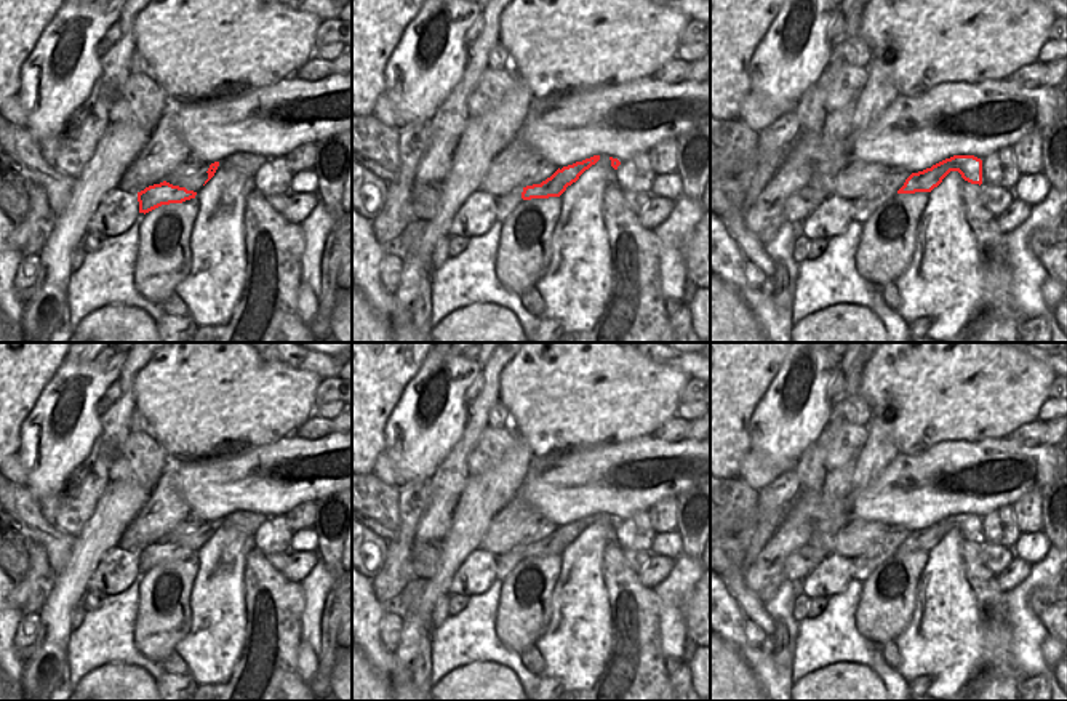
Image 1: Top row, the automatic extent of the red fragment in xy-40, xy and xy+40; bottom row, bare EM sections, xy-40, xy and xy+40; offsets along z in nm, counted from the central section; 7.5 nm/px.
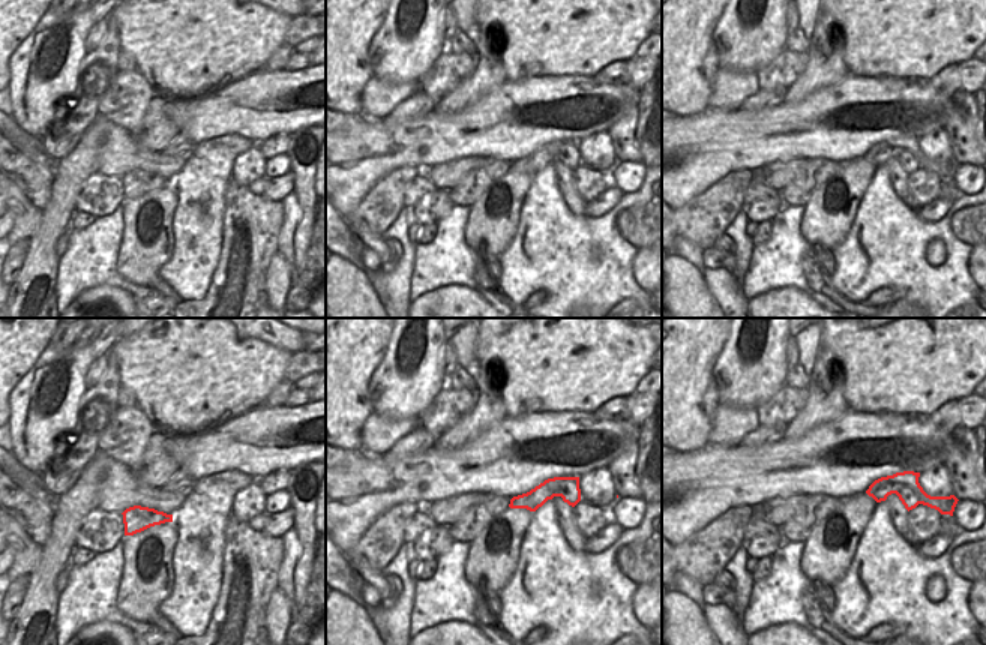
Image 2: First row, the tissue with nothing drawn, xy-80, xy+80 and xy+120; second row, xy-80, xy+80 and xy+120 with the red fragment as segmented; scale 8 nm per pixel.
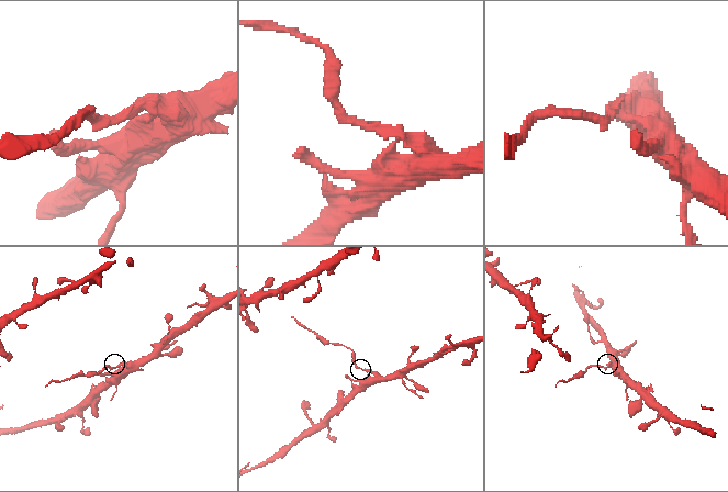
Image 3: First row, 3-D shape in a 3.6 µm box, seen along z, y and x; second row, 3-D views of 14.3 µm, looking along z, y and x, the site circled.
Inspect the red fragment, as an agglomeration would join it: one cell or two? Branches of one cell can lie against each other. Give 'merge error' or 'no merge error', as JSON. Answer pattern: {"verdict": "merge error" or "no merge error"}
{"verdict": "merge error"}

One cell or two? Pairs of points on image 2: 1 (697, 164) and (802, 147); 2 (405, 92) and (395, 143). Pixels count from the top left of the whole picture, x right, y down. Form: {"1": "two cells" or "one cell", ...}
{"1": "one cell", "2": "two cells"}

